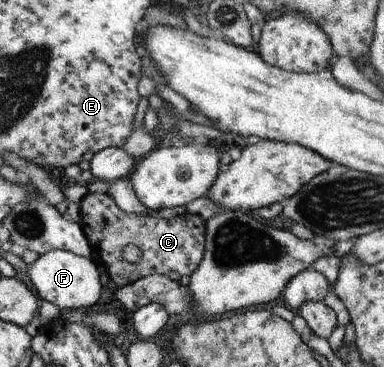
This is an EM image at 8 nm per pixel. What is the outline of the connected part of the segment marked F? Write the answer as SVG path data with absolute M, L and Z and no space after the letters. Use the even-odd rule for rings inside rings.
M61 249L52 250L51 253L39 255L39 258L28 265L27 276L35 286L37 294L47 302L58 306L60 310L75 310L95 306L103 294L103 286L97 263L91 258L85 258L73 251Z

